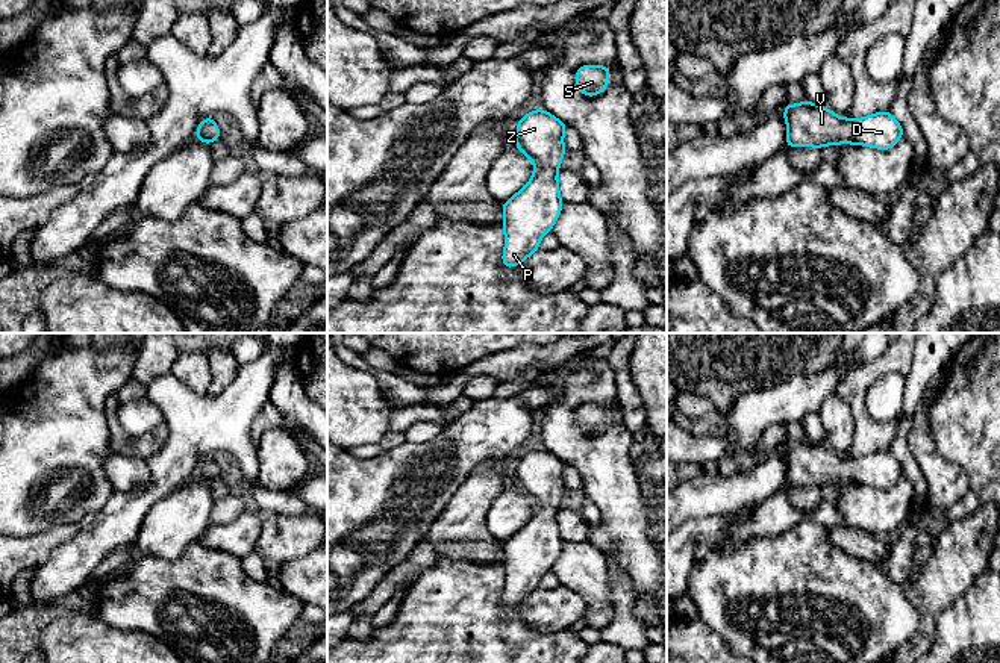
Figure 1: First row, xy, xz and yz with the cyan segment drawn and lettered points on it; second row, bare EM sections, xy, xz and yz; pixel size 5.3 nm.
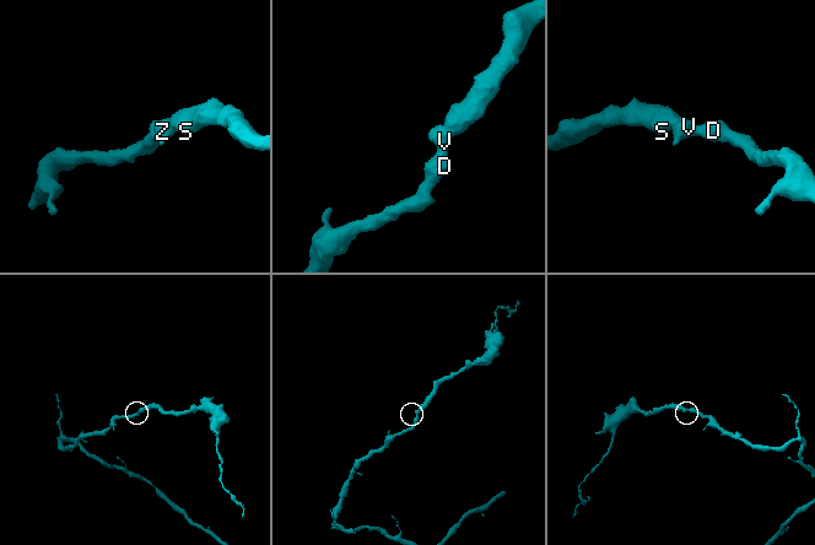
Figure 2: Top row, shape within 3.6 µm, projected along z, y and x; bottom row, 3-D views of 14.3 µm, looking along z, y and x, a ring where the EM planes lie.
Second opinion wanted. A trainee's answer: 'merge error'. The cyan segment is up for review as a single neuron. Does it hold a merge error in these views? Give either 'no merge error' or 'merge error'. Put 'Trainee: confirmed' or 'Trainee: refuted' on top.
Trainee: refuted
no merge error

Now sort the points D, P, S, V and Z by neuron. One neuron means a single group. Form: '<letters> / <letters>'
D P S V Z

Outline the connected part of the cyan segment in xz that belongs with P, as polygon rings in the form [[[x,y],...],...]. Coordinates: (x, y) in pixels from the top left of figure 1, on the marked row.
[[[536,109],[518,120],[515,147],[533,163],[532,179],[512,198],[505,201],[503,230],[506,269],[523,265],[552,230],[562,210],[558,171],[565,154],[564,132],[568,126]]]

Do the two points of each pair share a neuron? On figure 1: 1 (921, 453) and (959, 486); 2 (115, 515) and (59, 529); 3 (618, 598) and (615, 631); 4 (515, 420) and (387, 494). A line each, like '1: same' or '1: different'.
1: same
2: different
3: same
4: same

